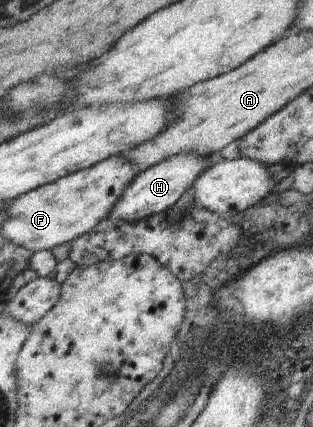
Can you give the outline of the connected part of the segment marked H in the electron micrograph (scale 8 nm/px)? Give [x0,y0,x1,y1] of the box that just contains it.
[95,151,218,231]

